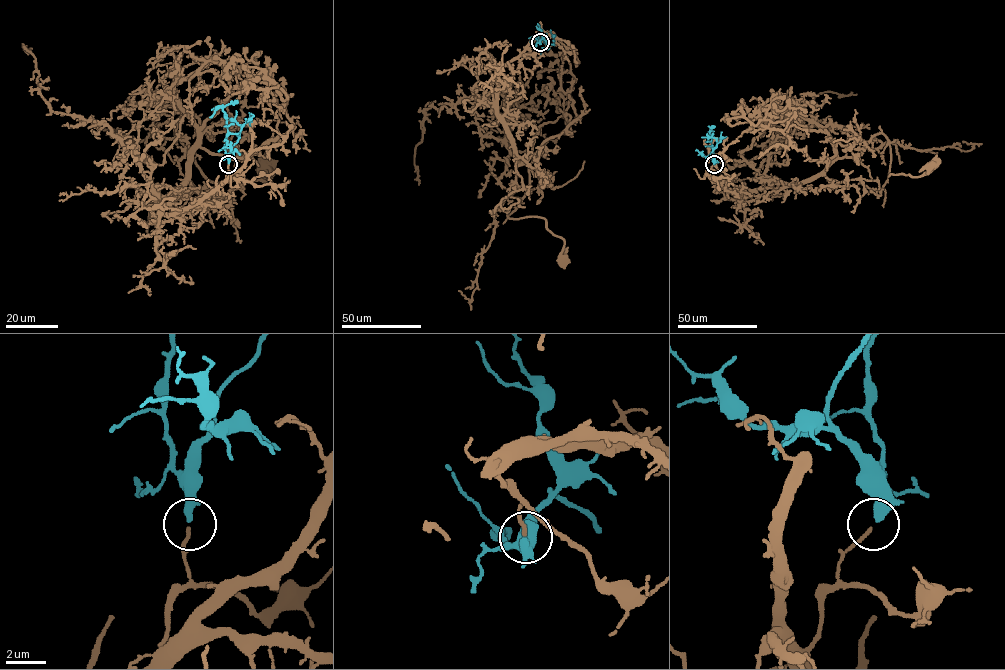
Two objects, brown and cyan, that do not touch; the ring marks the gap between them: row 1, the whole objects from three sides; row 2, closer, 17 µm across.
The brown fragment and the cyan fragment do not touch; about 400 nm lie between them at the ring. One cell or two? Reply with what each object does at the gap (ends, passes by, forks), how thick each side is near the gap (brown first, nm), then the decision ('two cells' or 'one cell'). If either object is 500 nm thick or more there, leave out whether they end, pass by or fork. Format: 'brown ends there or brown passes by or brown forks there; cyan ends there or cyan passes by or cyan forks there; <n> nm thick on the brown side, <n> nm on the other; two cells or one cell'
brown ends there; cyan ends there; 170 nm thick on the brown side, 440 nm on the other; two cells

